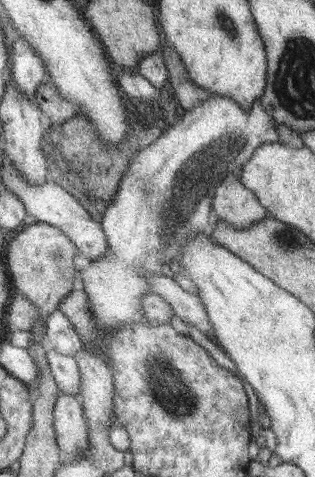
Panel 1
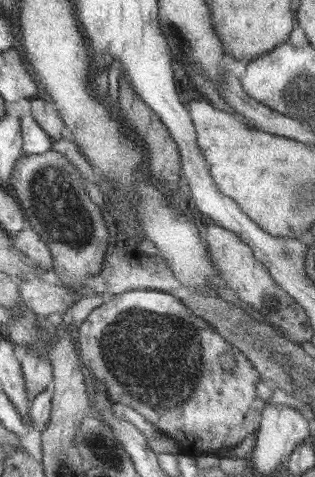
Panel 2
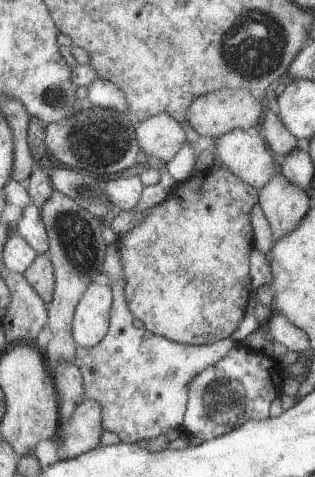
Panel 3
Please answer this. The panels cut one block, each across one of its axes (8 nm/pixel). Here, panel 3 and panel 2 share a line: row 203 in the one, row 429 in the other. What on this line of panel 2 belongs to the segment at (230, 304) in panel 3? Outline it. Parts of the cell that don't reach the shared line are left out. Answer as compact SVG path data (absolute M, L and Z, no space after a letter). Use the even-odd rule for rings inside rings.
M131 290L117 294L85 318L77 344L89 376L93 380L101 380L117 404L135 408L149 422L167 432L167 438L173 438L179 444L181 456L215 456L217 450L239 446L247 438L255 440L255 434L261 430L261 420L269 404L257 394L257 382L263 380L261 372L257 368L235 368L233 372L225 370L221 360L233 344L223 338L211 322L197 316L173 294L159 290Z

